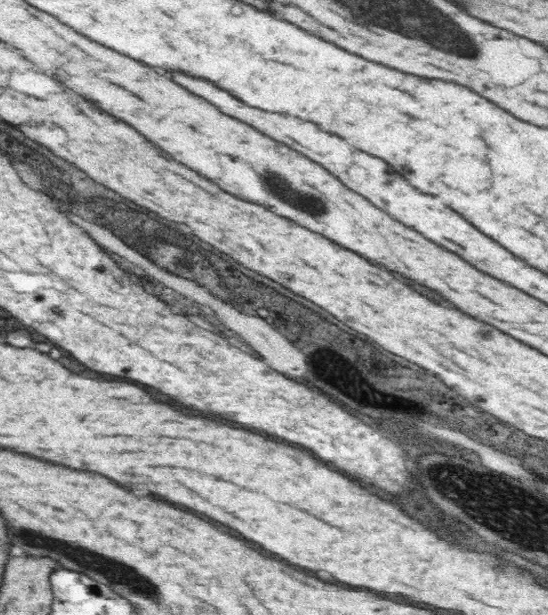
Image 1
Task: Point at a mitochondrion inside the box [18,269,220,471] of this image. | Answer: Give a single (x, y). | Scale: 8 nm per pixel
(95, 337)

